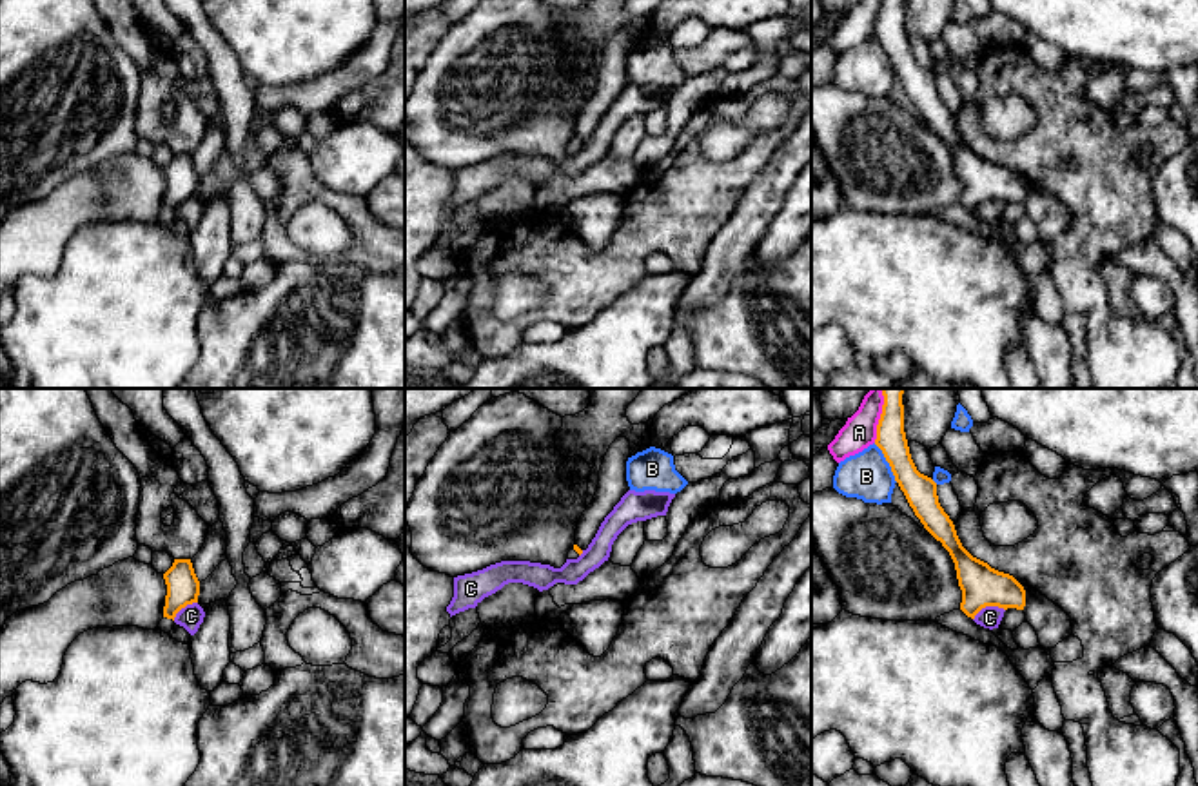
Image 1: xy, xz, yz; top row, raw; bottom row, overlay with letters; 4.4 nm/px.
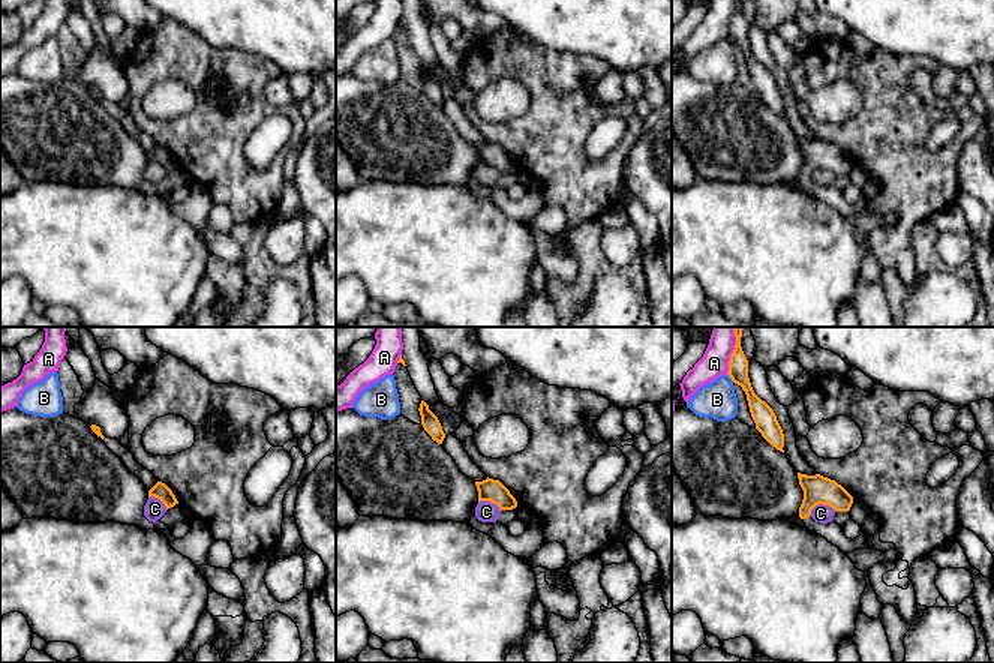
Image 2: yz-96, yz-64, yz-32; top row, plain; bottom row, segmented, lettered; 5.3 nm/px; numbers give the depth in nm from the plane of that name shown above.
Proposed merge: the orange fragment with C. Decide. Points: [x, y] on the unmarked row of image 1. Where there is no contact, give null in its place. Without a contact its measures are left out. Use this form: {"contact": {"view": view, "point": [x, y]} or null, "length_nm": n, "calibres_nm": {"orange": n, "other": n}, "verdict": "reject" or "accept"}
{"contact": {"view": "yz", "point": [988, 198]}, "length_nm": 150, "calibres_nm": {"orange": 180, "other": 100}, "verdict": "reject"}

